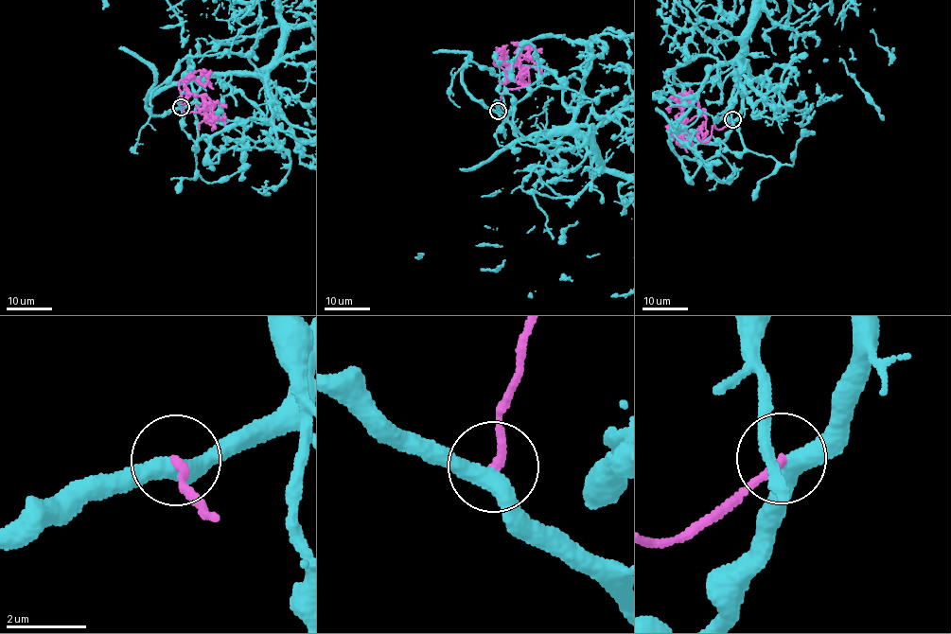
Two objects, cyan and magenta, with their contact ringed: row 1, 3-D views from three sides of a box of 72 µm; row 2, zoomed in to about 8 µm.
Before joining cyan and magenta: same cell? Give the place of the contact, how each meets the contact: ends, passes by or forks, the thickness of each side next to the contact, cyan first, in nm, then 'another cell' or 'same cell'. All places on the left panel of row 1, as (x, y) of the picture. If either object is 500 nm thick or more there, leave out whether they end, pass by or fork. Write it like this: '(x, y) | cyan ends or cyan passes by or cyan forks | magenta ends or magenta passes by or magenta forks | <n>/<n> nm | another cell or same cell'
(181, 107) | cyan passes by | magenta ends | 440/220 nm | another cell

